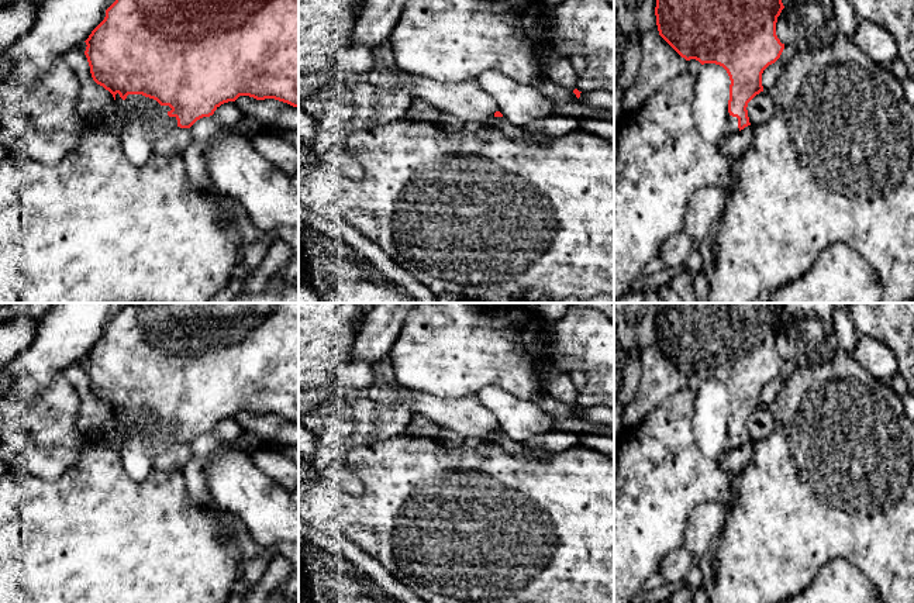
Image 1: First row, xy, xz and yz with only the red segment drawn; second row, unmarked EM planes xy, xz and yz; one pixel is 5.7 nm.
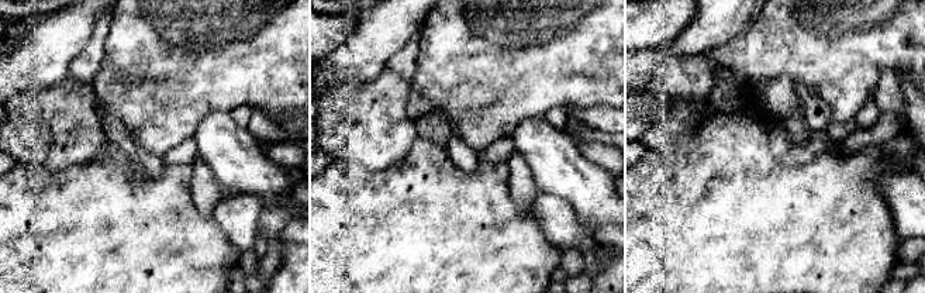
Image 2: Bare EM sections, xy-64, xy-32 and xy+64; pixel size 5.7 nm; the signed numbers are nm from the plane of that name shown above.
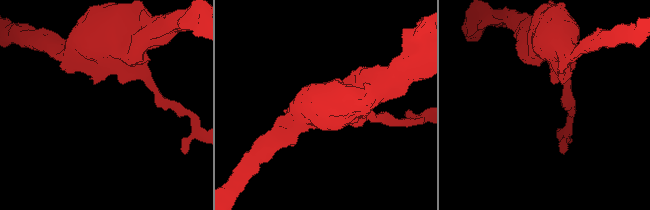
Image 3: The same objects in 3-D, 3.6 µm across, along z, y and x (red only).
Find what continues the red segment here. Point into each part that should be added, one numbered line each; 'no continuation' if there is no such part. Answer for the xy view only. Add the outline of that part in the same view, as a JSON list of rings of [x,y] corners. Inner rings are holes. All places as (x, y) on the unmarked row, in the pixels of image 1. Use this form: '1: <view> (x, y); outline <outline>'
1: xy (157, 441); outline [[[115,417],[114,421],[121,421]],[[159,420],[159,430],[152,433],[146,428],[142,430],[125,430],[121,424],[124,433],[134,433],[145,445],[148,454],[155,456],[158,452],[165,451],[168,447],[177,442],[176,433],[169,433],[168,428],[172,424],[169,421]]]

